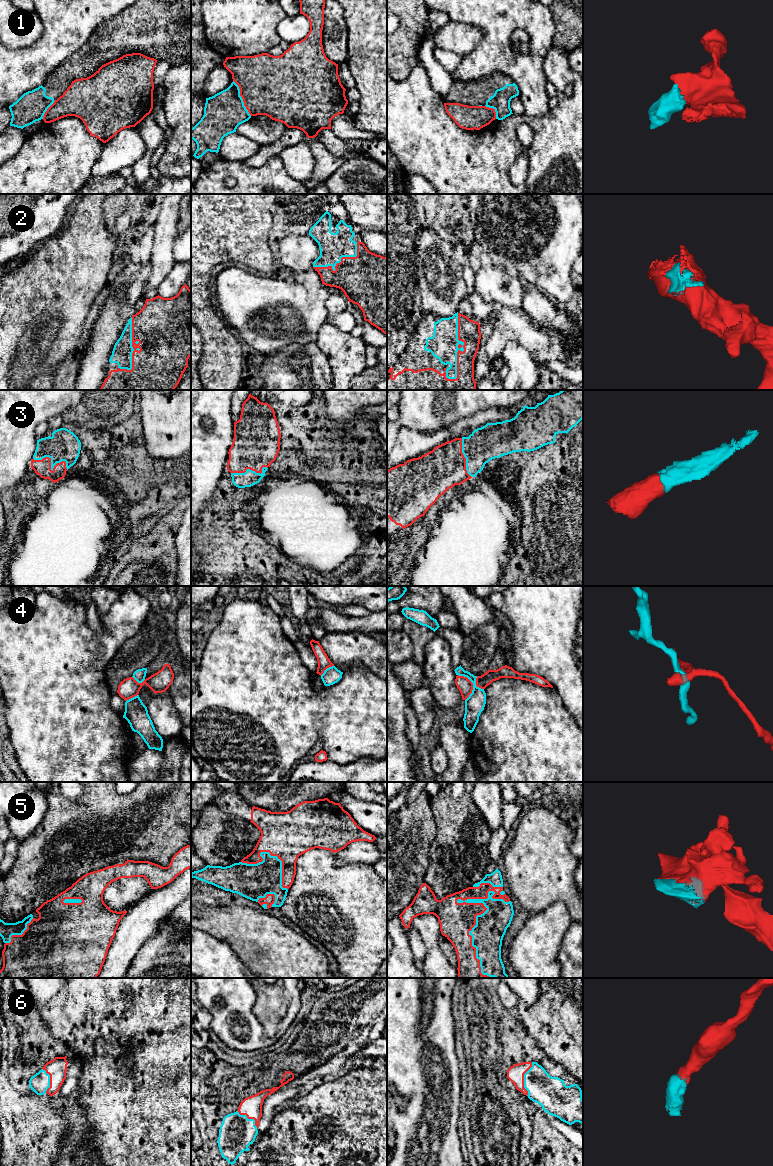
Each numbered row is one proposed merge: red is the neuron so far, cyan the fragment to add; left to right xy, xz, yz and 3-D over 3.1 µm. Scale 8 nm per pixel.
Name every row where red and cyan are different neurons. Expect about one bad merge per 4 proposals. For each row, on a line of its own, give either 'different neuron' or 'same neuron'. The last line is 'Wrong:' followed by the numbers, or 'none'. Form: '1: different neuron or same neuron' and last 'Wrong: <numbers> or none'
1: different neuron
2: same neuron
3: same neuron
4: different neuron
5: same neuron
6: same neuron
Wrong: 1, 4

